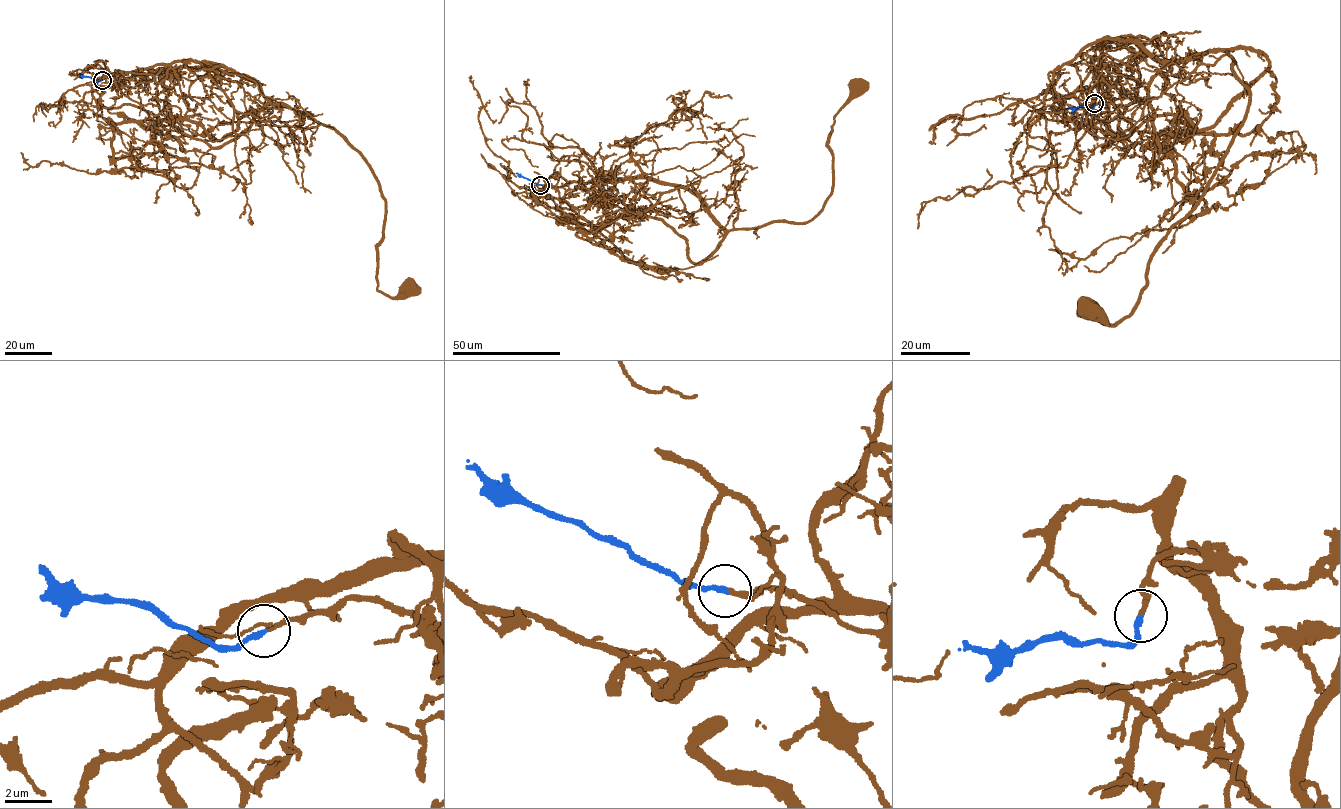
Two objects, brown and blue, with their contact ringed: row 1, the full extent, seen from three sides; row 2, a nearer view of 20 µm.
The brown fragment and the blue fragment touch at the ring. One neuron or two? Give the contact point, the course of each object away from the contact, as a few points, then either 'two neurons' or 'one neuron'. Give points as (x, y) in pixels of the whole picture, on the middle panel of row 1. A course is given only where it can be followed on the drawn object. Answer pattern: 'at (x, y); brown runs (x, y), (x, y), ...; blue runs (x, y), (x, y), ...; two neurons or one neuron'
at (540, 185); brown runs (541, 184), (645, 178), (679, 185), (728, 230), (809, 221), (831, 194), (830, 135), (837, 112), (857, 86); blue runs (540, 184), (517, 172); one neuron

